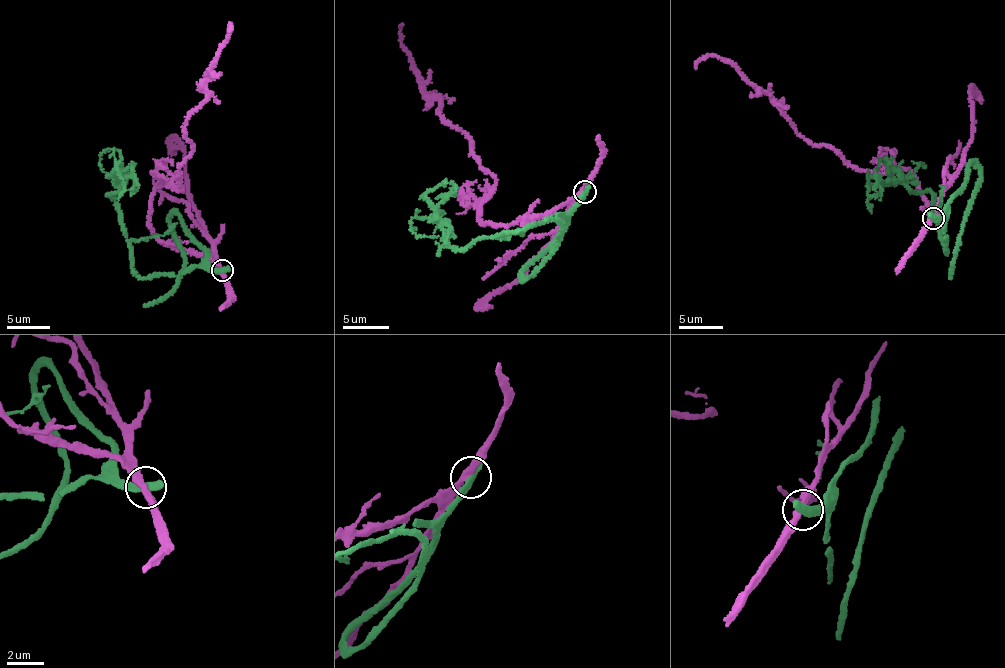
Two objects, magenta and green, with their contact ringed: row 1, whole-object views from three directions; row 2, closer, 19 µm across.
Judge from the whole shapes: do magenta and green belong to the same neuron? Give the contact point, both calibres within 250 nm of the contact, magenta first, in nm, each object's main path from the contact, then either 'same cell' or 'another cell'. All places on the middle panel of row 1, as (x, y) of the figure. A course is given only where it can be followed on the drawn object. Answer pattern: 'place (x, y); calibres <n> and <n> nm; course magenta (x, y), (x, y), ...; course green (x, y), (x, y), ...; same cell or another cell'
place (584, 192); calibres 320 and 460 nm; course magenta (585, 192), (514, 224), (486, 225), (479, 201), (495, 178), (425, 92), (402, 23); course green (585, 192), (566, 213), (457, 248), (447, 240), (449, 228), (413, 217), (416, 236), (436, 237); another cell

